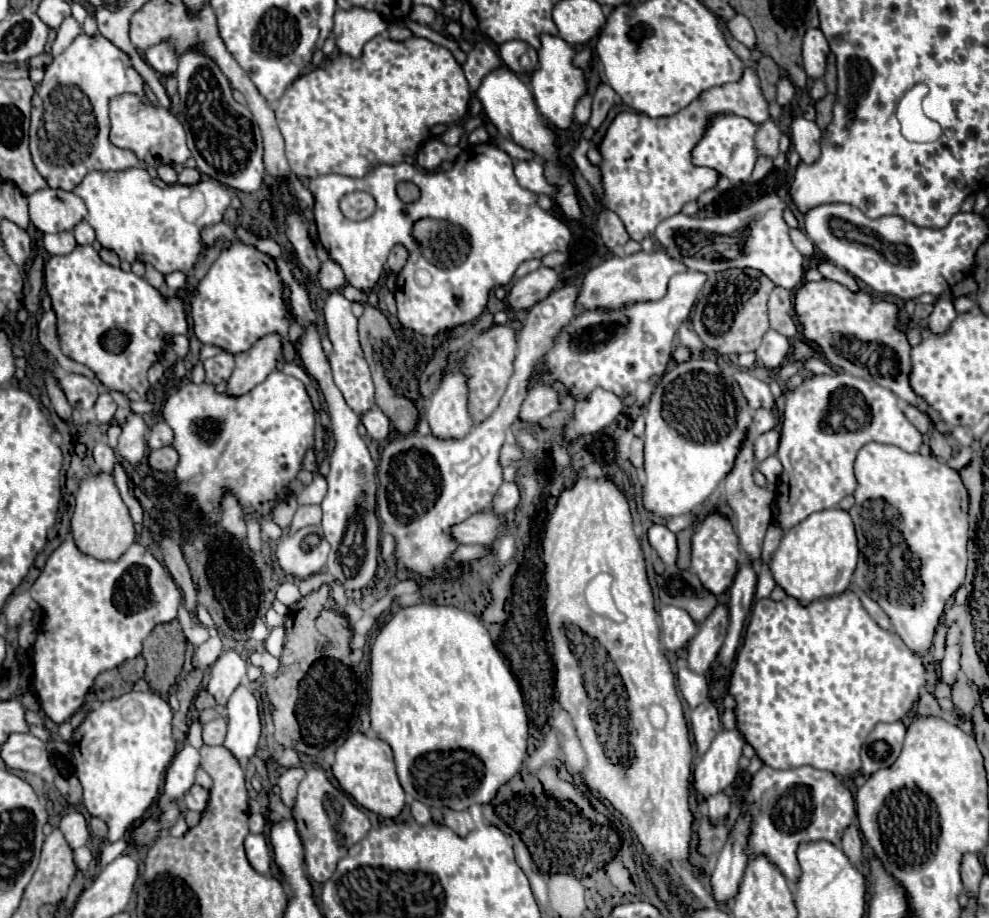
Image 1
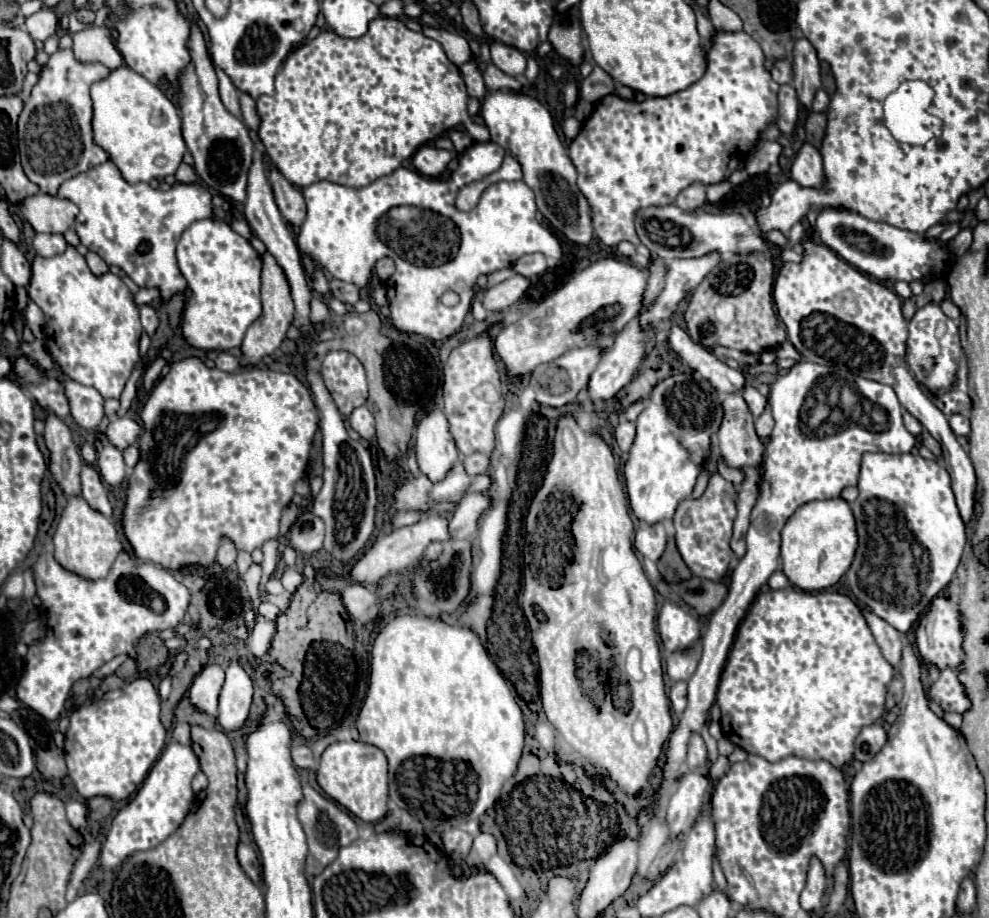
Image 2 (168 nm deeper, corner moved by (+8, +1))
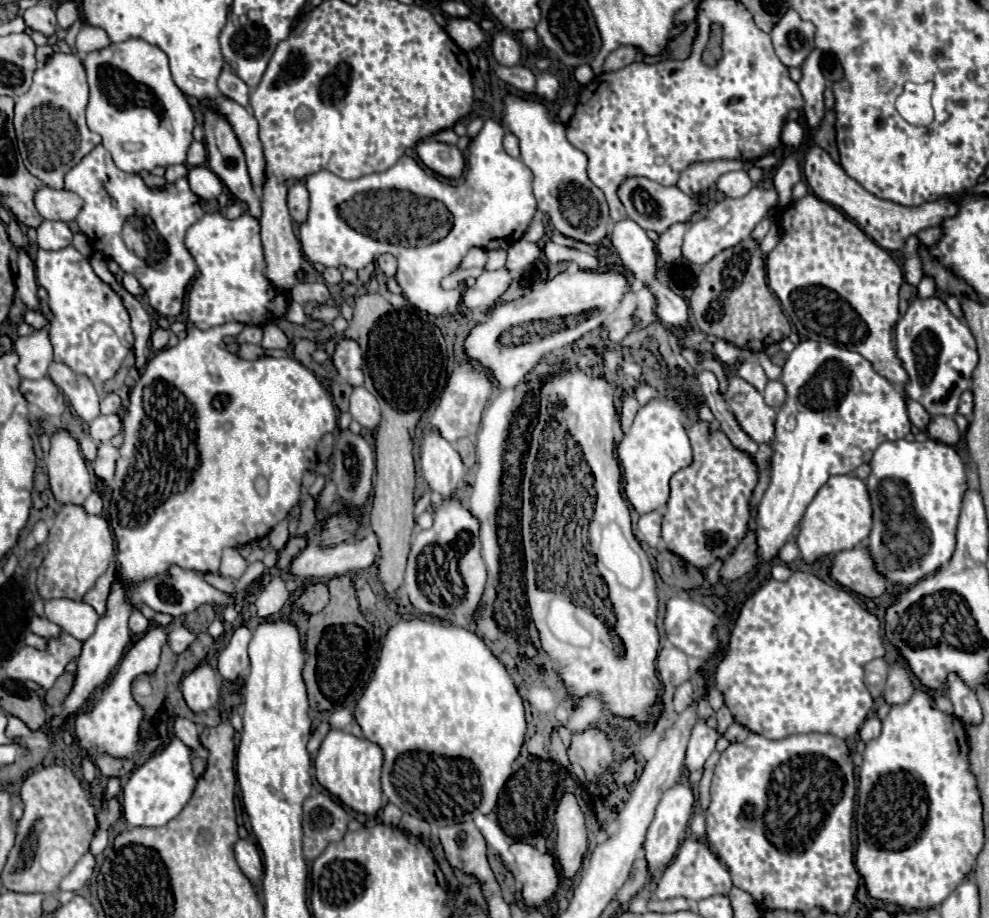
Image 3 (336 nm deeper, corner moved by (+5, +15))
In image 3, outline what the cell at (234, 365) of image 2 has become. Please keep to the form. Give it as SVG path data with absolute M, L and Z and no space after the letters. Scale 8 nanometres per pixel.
M244 327L242 333L236 337L238 343L260 343L262 341L262 327Z

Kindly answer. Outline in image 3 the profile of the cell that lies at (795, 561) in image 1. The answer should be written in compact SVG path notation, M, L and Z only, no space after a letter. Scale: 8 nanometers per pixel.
M836 475L830 477L826 485L820 487L812 503L808 505L796 535L796 543L804 561L814 563L818 557L828 553L838 553L842 549L854 549L858 543L866 541L872 529L872 503L868 497L866 483L856 475Z

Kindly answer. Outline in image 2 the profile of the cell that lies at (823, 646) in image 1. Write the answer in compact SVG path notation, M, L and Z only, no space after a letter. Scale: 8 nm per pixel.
M787 587L781 591L767 591L767 593L759 593L745 619L741 621L739 629L737 629L737 637L735 637L735 649L731 649L721 681L719 681L719 689L717 689L717 705L721 707L721 729L723 735L733 741L737 747L745 749L751 755L759 755L767 761L781 761L785 757L799 757L799 759L809 759L809 761L817 761L817 759L825 759L827 763L831 763L837 769L843 769L847 763L853 761L853 741L859 735L859 731L865 725L871 725L871 721L879 721L885 713L885 701L887 701L887 691L889 691L889 683L895 679L897 669L881 655L863 615L861 609L847 597L835 591L817 591L817 593L805 593L801 589L795 587Z

